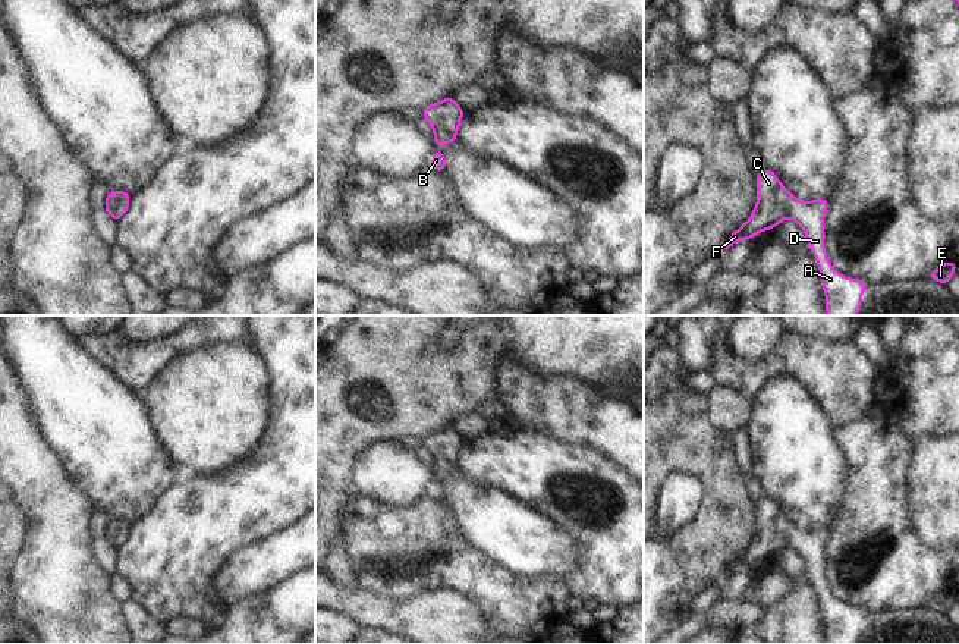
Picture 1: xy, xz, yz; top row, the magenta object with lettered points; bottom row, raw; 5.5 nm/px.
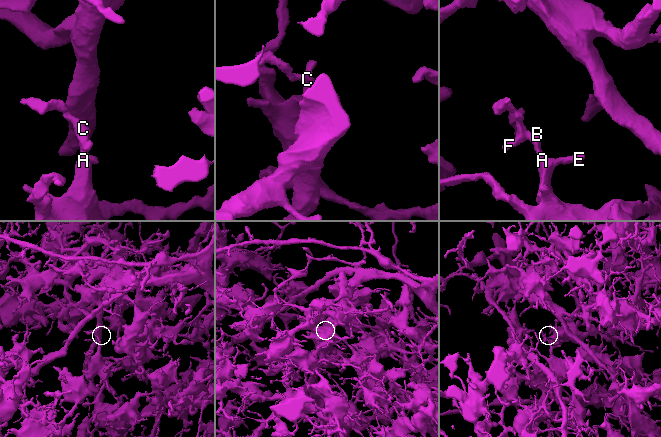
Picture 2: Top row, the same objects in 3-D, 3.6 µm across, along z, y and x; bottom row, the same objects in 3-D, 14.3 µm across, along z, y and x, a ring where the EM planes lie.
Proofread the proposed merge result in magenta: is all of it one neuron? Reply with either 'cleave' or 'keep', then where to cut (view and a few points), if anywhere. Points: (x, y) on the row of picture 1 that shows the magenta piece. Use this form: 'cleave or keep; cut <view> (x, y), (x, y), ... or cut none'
keep; cut none

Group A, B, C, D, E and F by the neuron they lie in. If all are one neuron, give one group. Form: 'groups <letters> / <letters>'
groups A B C D E F

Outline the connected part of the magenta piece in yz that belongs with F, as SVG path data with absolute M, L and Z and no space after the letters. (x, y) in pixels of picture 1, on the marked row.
M768 167L761 170L755 179L757 205L746 223L726 241L724 249L727 251L739 241L748 241L757 233L774 229L782 220L792 217L805 232L806 244L814 252L826 293L827 315L856 315L861 308L862 290L870 286L859 279L839 274L828 261L824 249L824 214L830 205L828 200L799 201Z

